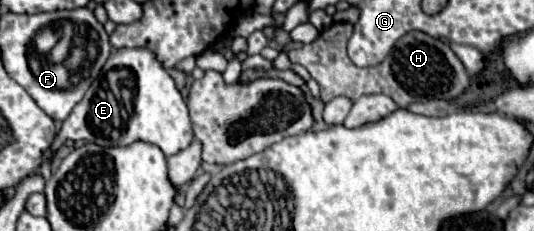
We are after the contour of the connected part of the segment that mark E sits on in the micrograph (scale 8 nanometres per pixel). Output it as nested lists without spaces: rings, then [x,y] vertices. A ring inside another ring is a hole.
[[[122,48],[112,50],[100,76],[92,82],[72,114],[62,122],[52,146],[42,152],[42,158],[52,160],[66,140],[86,140],[104,148],[128,146],[142,140],[158,146],[164,156],[170,158],[190,146],[194,132],[186,102],[156,56],[146,48]]]

